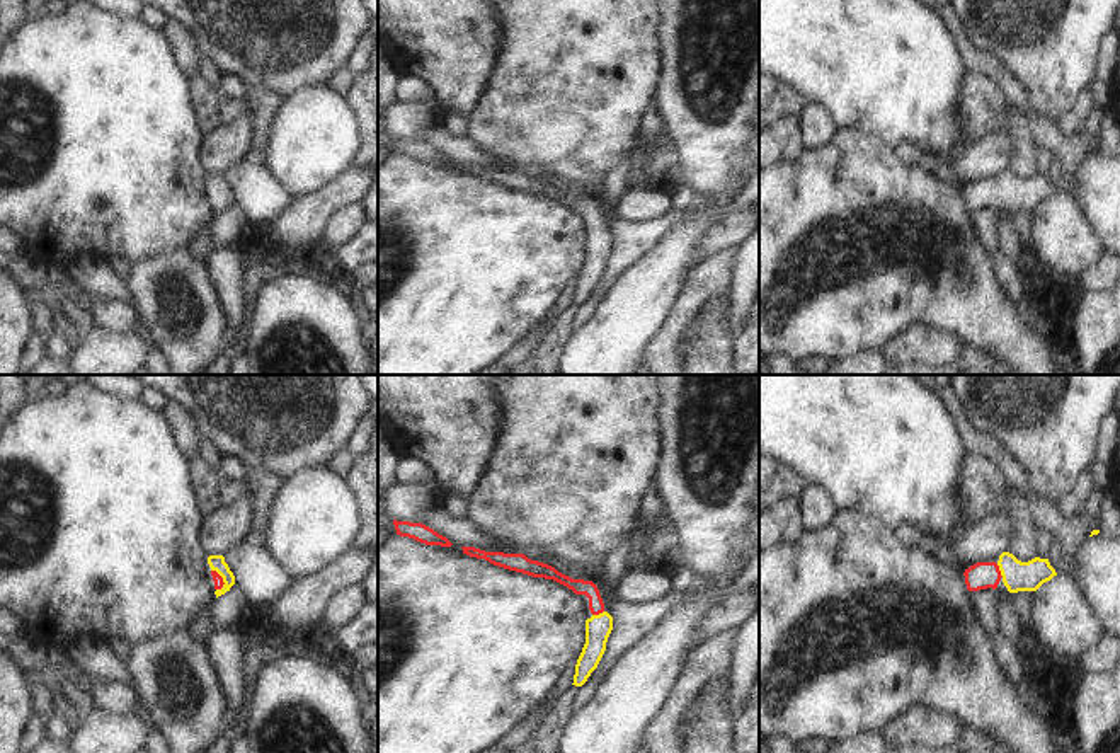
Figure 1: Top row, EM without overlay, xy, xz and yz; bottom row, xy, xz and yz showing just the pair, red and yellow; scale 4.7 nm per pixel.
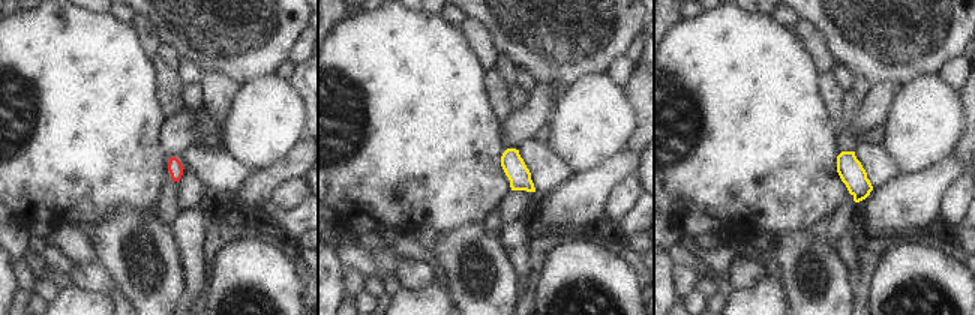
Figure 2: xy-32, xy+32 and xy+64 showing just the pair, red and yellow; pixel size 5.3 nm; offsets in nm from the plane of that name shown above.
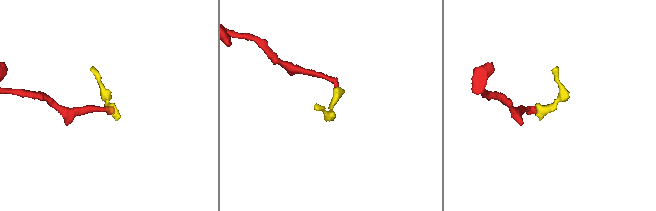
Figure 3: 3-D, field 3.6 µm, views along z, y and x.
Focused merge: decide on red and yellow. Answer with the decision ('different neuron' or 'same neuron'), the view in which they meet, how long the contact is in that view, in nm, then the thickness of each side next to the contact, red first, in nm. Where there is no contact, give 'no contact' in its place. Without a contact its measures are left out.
same neuron; meets red in yz; contact 70 nm long; 130 nm thick on the red side, 140 nm on the other

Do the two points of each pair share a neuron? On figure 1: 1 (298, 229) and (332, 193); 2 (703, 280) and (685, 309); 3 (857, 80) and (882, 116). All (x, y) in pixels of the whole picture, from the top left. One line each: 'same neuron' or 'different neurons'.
1: same neuron
2: same neuron
3: same neuron

